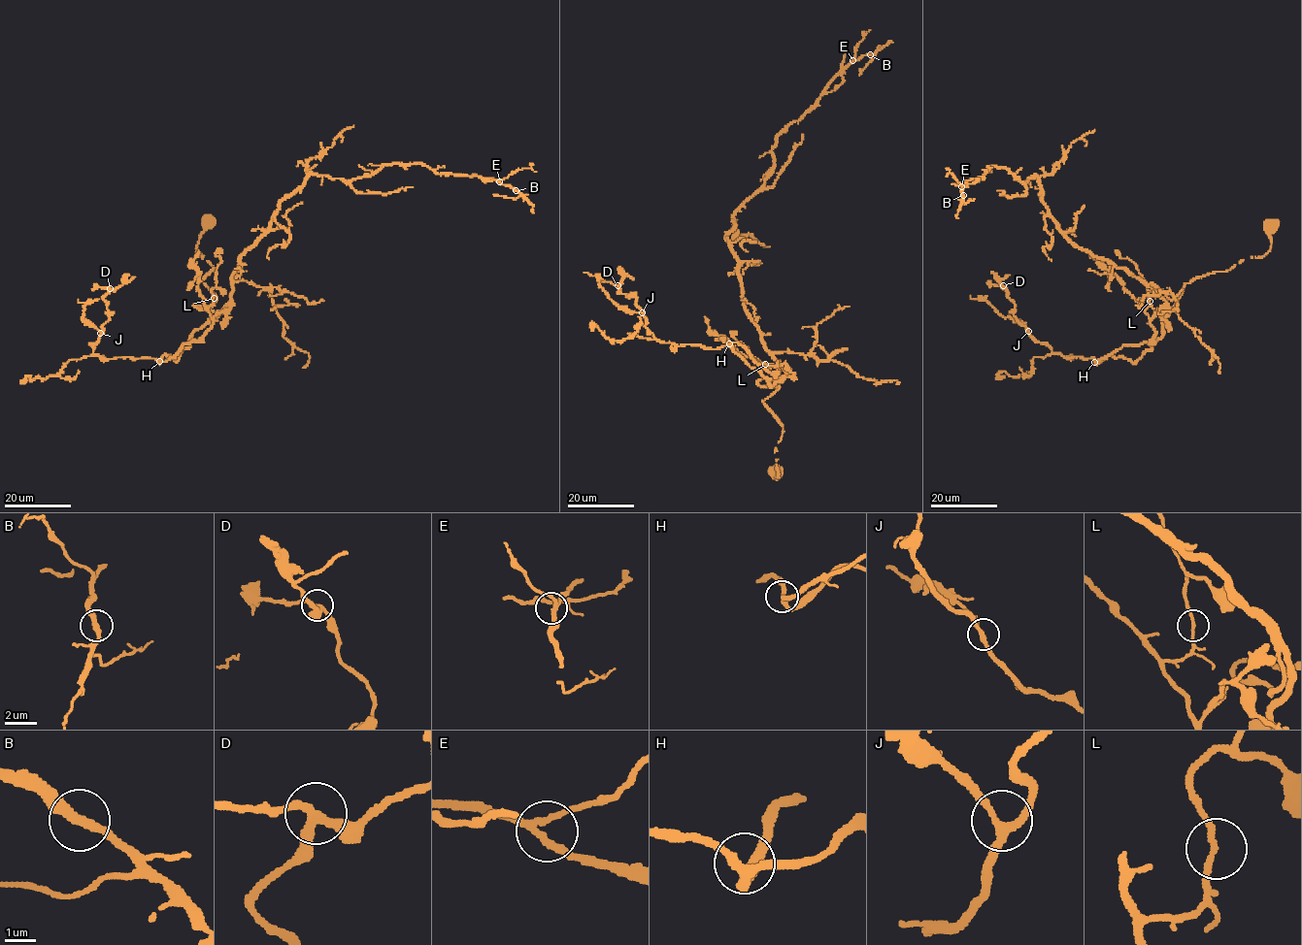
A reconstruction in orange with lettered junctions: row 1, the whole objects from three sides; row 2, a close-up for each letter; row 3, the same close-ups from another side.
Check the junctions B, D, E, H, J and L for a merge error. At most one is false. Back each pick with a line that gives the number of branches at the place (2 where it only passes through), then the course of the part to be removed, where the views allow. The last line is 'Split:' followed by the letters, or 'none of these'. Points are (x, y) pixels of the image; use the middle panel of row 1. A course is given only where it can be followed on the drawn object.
Split: none of these

